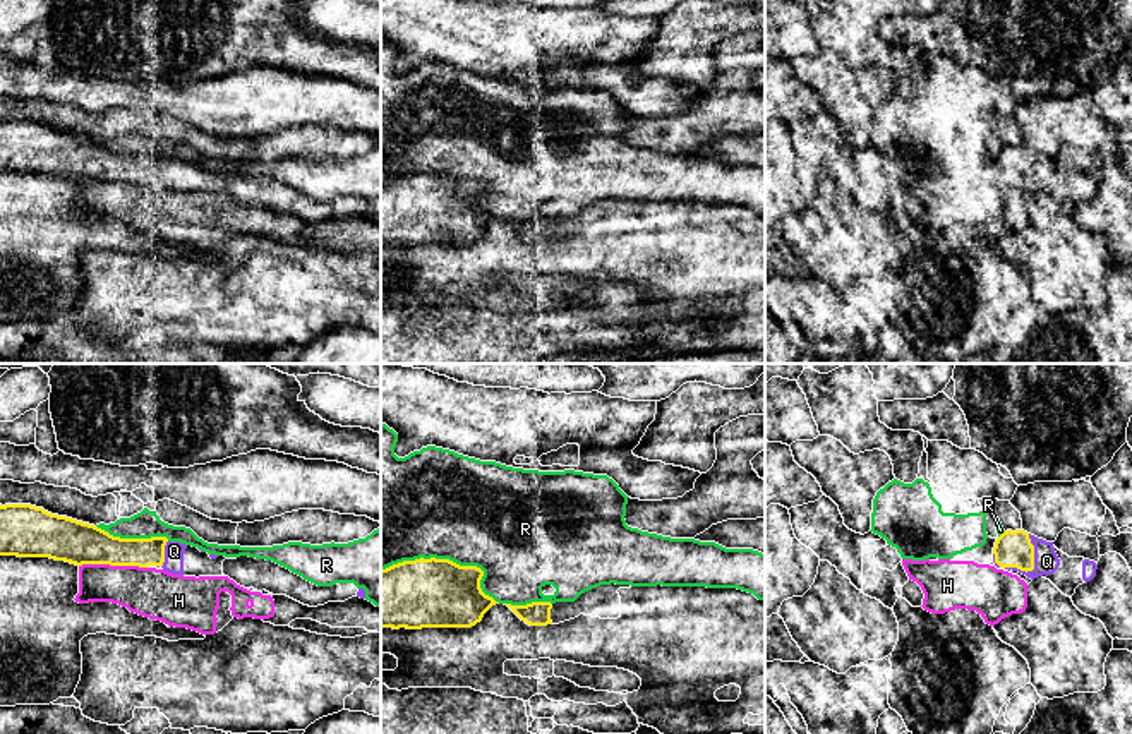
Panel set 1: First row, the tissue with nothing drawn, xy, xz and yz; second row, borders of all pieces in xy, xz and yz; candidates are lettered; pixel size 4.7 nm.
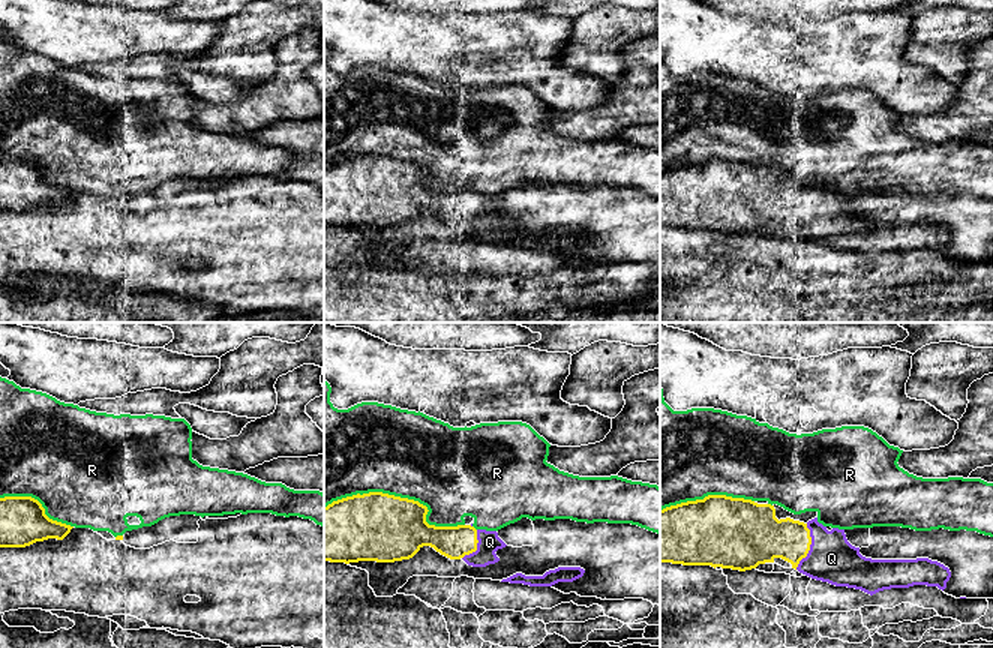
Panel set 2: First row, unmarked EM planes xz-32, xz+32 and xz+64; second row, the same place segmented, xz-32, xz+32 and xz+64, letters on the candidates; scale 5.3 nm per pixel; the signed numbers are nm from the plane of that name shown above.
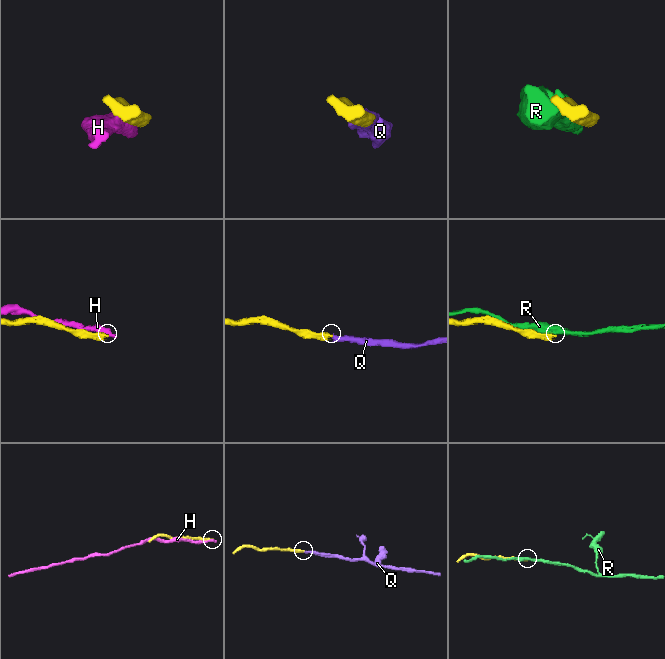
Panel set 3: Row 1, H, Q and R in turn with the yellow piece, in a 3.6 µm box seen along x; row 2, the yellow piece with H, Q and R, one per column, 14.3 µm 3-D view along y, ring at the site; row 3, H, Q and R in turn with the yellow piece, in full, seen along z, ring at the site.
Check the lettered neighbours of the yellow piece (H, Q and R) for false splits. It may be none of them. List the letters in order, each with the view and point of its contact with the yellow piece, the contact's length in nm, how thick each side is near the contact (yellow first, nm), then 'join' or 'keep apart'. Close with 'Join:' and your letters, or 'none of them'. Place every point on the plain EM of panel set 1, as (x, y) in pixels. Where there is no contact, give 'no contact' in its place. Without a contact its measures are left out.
H: contact xy (114, 180); length 320 nm; calibres 200 and 240 nm; keep apart
Q: contact yz (1033, 182); length 200 nm; calibres 180 and 120 nm; join
R: contact xz (448, 175); length 600 nm; calibres 320 and 500 nm; keep apart
Join: Q

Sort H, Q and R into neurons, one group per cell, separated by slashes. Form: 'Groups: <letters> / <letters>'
Groups: H / Q / R

